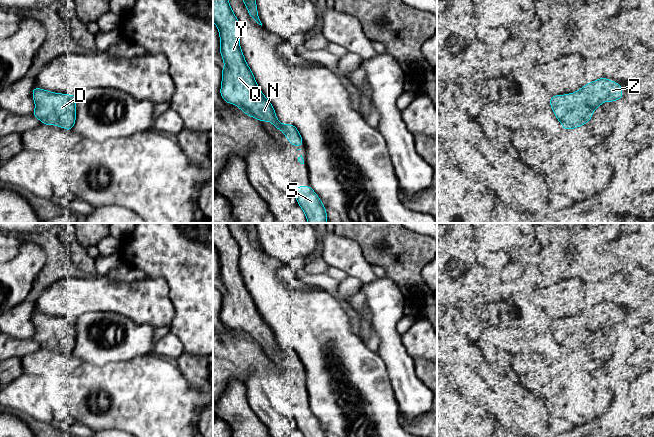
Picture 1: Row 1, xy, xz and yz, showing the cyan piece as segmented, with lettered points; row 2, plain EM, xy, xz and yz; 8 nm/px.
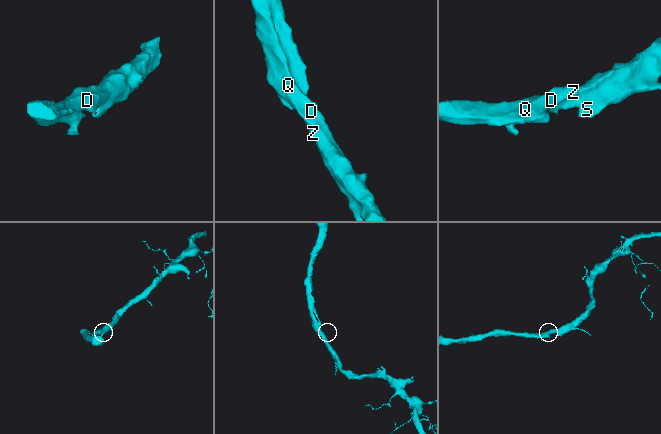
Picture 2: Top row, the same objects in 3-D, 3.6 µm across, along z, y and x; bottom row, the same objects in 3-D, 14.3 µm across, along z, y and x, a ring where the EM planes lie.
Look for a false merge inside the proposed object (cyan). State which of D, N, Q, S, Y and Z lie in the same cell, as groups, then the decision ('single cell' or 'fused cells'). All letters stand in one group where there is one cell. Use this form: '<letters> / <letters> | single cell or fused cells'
D N Q S Y Z | single cell

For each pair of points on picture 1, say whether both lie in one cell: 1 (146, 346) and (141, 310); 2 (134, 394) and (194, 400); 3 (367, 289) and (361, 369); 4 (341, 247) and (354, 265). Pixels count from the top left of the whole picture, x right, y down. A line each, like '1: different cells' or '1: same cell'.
1: different cells
2: same cell
3: different cells
4: same cell

